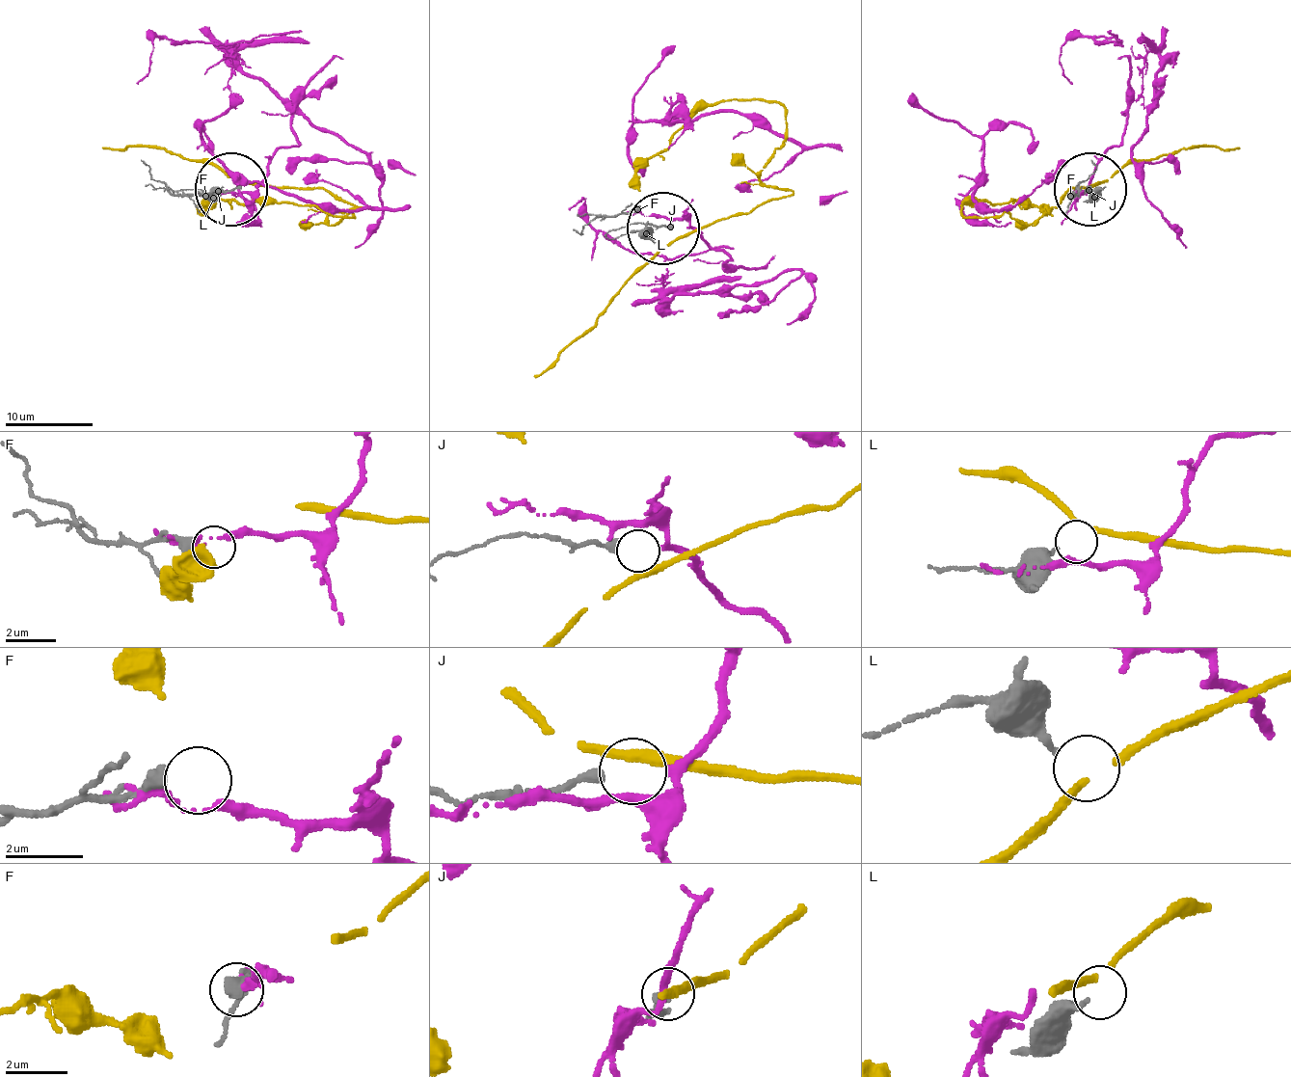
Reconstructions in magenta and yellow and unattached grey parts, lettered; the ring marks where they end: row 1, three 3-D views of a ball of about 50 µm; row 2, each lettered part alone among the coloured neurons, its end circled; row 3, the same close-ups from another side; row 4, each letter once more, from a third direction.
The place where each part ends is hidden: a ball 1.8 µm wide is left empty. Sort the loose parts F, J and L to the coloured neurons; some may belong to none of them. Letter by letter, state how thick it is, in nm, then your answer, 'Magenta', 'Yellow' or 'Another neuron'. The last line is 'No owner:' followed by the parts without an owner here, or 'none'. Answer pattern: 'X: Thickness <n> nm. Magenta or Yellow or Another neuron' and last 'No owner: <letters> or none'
F: Thickness 440 nm. Another neuron
J: Thickness 280 nm. Magenta
L: Thickness 200 nm. Yellow
No owner: F

